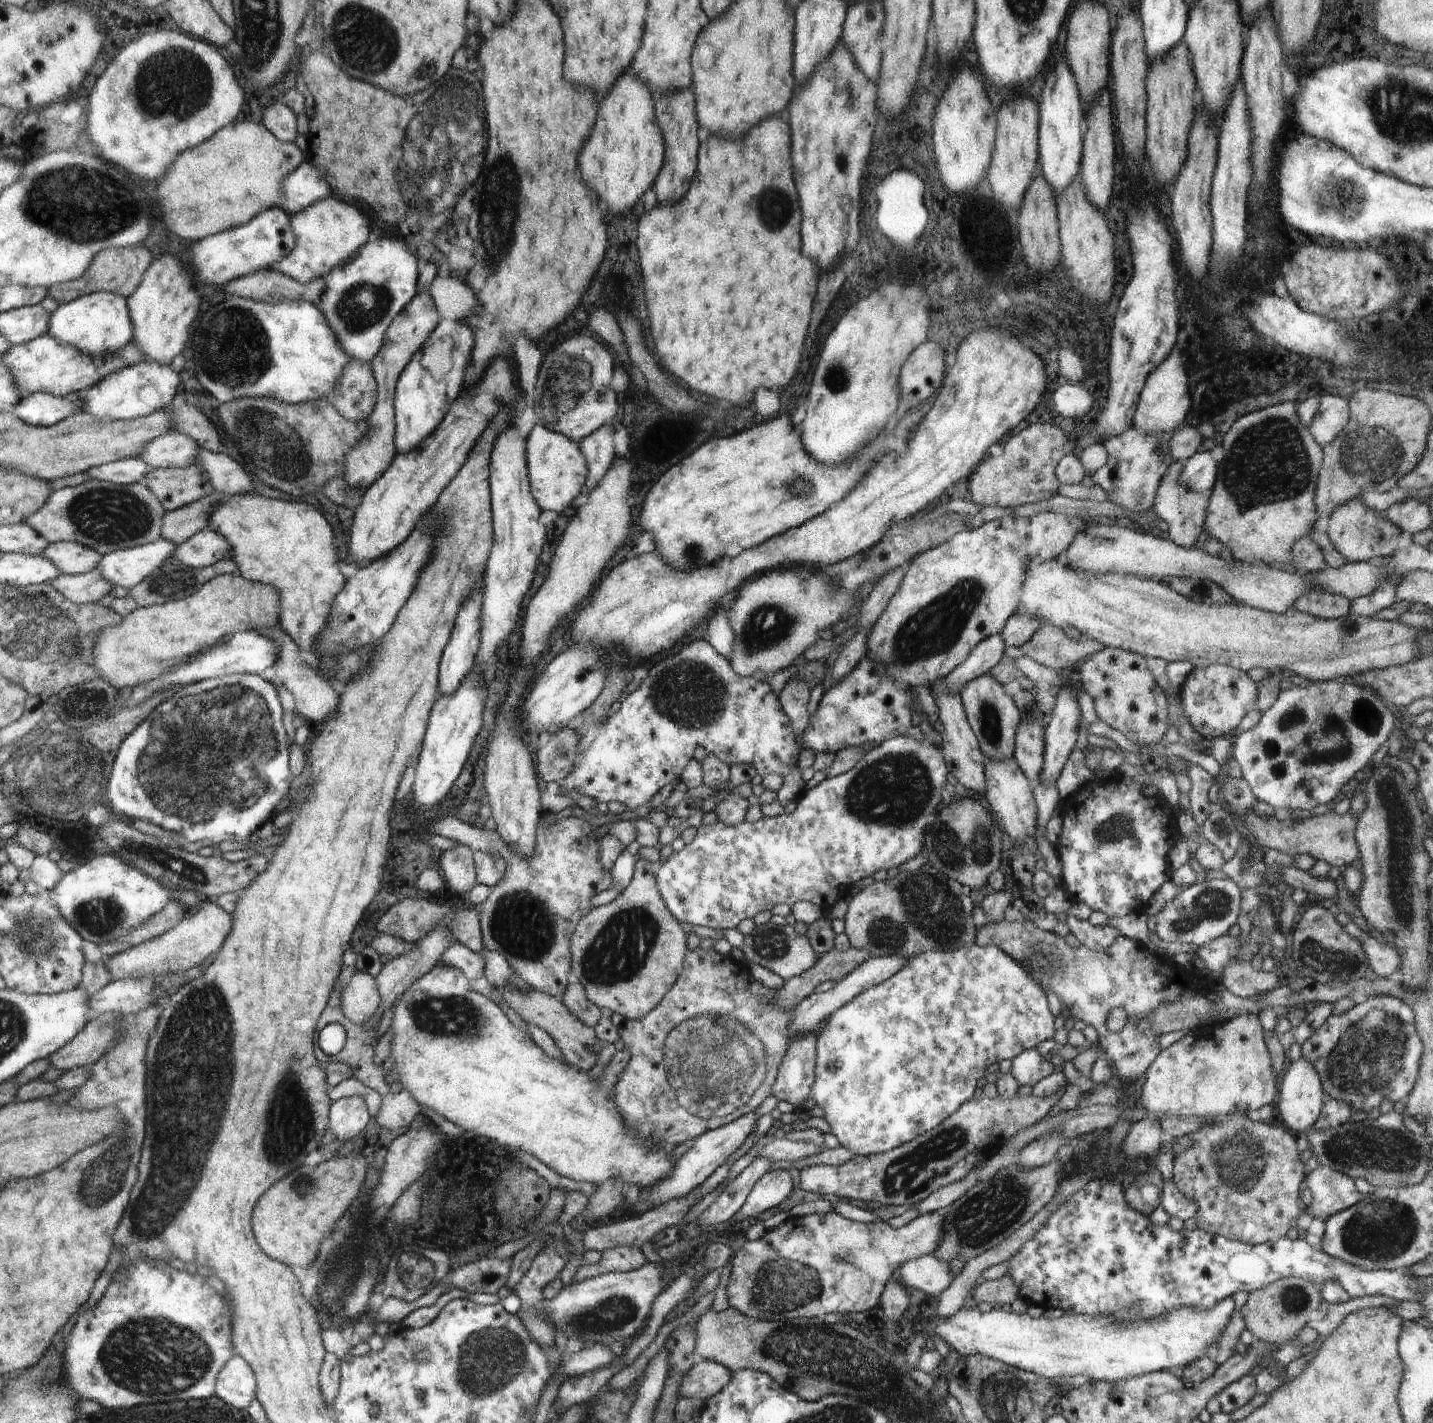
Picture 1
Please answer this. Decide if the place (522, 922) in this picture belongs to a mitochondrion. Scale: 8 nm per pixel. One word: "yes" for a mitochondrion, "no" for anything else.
yes

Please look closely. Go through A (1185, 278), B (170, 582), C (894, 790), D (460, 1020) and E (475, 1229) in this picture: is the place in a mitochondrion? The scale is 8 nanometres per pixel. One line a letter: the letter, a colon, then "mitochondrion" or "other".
A: other
B: mitochondrion
C: mitochondrion
D: mitochondrion
E: mitochondrion

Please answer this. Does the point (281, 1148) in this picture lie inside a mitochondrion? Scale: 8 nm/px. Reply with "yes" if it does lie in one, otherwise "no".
yes

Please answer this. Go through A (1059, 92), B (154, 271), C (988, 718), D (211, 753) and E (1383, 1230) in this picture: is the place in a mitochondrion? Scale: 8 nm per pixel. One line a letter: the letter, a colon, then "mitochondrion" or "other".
A: other
B: other
C: mitochondrion
D: mitochondrion
E: mitochondrion

